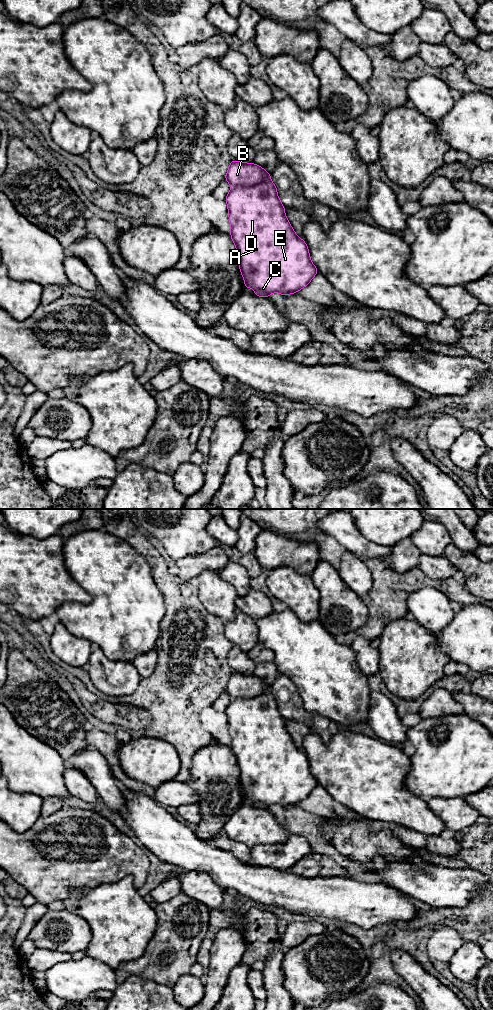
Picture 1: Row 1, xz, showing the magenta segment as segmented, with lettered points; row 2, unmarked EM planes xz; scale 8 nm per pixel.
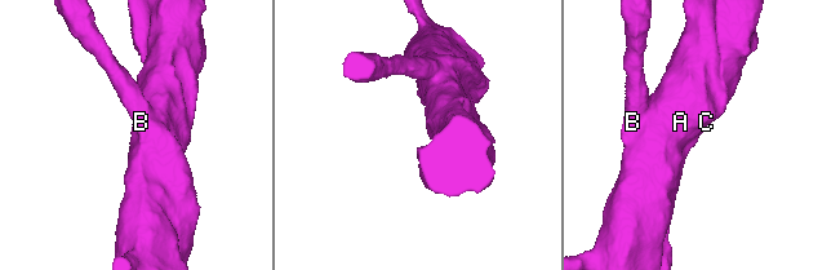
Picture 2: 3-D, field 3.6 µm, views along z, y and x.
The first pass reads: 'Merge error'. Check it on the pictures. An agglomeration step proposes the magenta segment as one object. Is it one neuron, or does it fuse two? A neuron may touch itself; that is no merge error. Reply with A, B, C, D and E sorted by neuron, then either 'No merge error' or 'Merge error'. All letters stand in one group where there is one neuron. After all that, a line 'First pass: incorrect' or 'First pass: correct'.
Groups: A C D E / B. Merge error
First pass: correct

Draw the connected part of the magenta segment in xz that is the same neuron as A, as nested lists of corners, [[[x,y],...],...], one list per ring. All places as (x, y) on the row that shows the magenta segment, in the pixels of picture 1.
[[[271,179],[264,180],[252,186],[232,187],[225,201],[228,206],[229,222],[231,225],[230,236],[239,255],[239,268],[243,276],[245,287],[255,290],[255,296],[268,298],[271,293],[280,293],[283,296],[295,294],[306,287],[318,273],[311,262],[309,249],[303,239],[300,239],[286,215],[278,195],[277,187]]]

